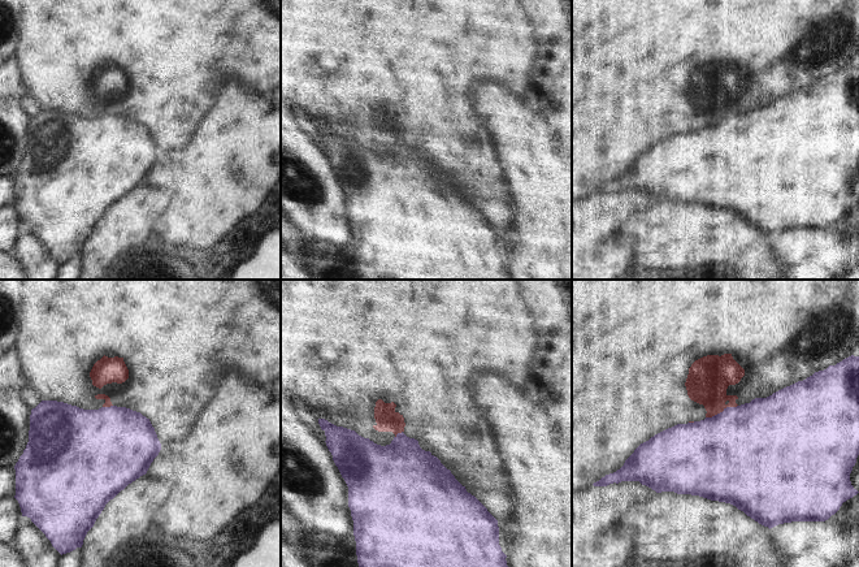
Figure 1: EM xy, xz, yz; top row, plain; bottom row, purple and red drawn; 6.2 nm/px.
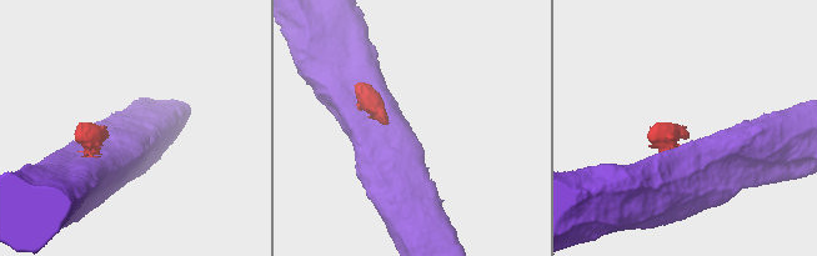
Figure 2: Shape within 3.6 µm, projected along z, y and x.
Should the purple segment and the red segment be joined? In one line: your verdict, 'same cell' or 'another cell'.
another cell

